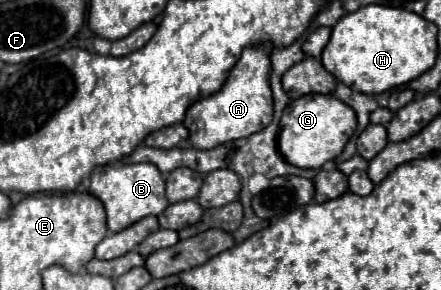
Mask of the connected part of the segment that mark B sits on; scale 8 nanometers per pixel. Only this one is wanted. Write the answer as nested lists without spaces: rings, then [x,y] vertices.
[[[150,162],[96,166],[90,174],[90,192],[104,204],[110,232],[120,232],[144,216],[158,216],[168,206],[164,194],[164,178],[160,170],[156,170],[156,166]]]

